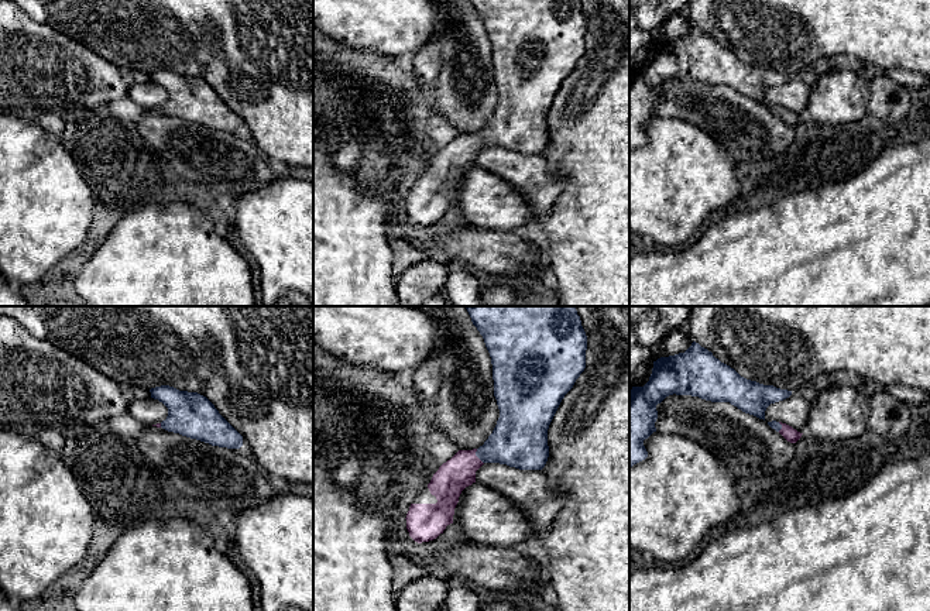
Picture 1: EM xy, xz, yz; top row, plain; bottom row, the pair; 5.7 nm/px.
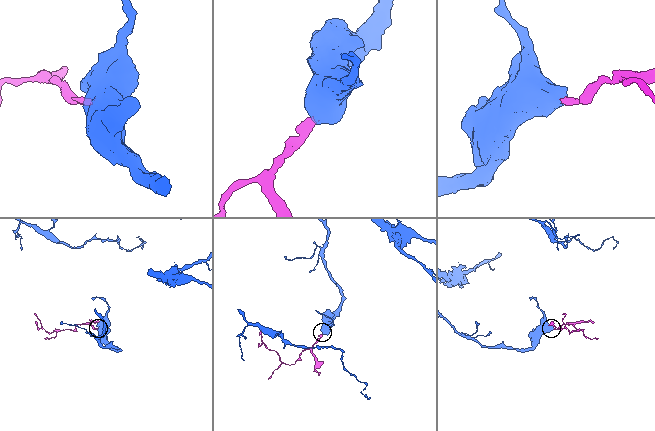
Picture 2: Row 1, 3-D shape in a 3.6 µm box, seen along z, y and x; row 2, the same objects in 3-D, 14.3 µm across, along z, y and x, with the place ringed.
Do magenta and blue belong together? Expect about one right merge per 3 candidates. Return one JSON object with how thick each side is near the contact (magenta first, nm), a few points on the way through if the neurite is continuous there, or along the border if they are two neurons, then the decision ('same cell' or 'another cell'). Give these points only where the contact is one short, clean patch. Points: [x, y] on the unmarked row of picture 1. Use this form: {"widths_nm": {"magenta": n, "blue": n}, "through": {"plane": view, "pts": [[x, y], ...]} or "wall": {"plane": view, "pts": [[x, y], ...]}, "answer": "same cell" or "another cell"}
{"widths_nm": {"magenta": 190, "blue": 300}, "through": {"plane": "xz", "pts": [[457, 157], [476, 140], [517, 124]]}, "answer": "same cell"}

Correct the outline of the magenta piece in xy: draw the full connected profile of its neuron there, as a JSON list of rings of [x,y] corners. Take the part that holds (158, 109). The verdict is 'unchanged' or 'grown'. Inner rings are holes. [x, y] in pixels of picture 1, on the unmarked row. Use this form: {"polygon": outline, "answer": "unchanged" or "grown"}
{"polygon": [[[169,69],[150,73],[151,82],[168,92],[168,100],[152,109],[168,116],[196,123],[212,130],[240,133],[243,120],[219,97],[215,89],[198,76],[179,75]]], "answer": "grown"}

